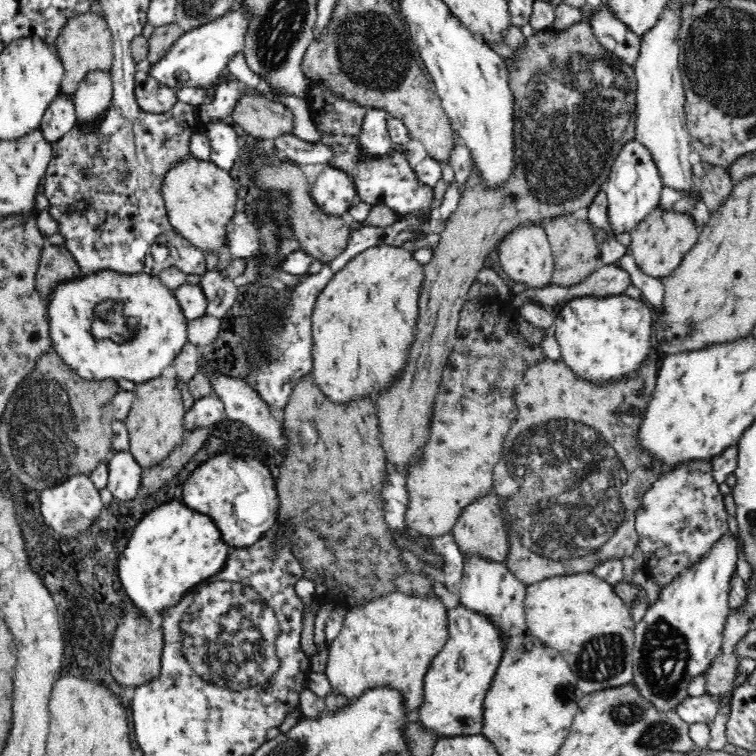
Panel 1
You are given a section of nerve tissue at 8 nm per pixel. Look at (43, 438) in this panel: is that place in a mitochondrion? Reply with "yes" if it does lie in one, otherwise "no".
yes

